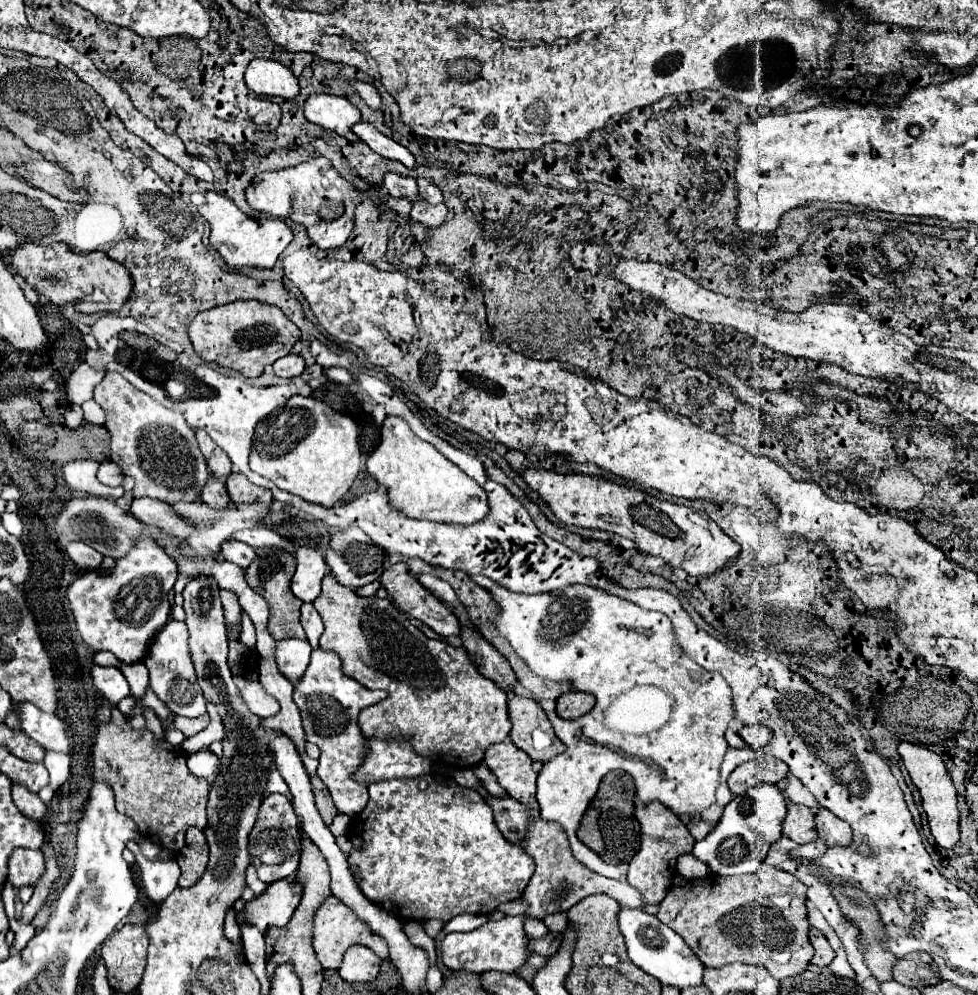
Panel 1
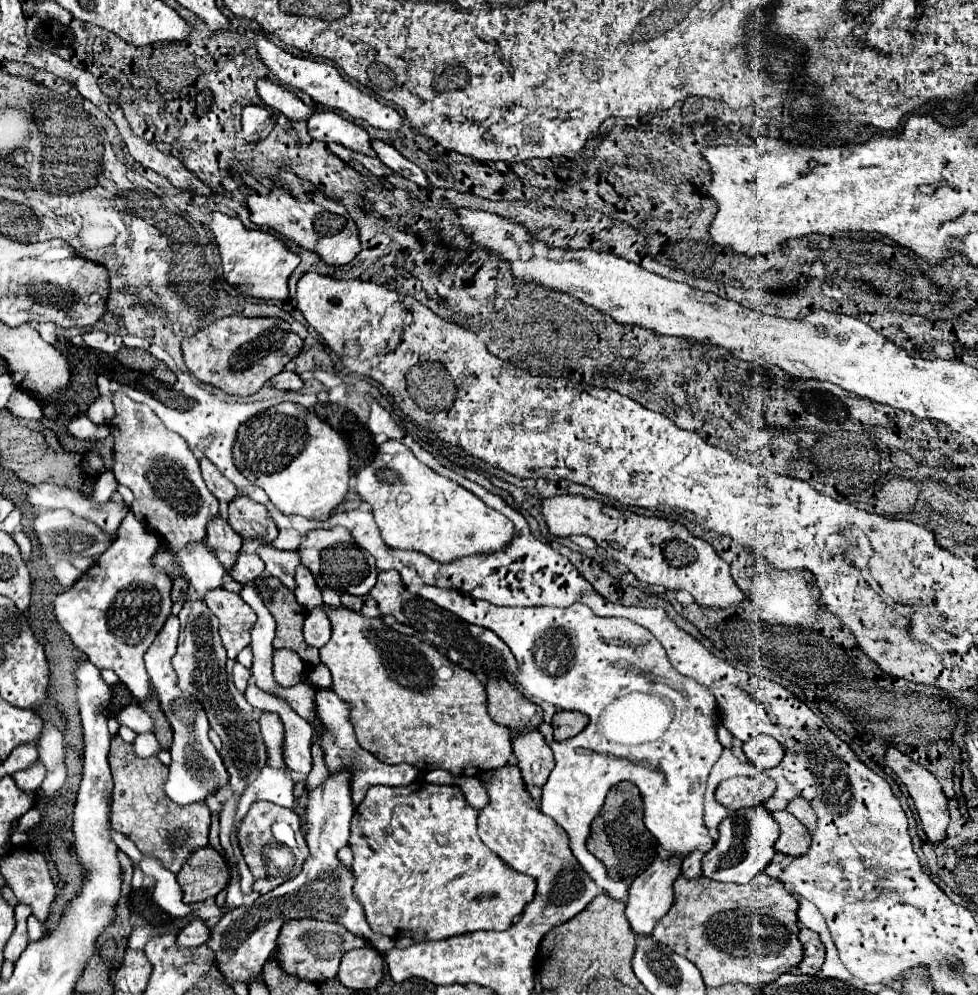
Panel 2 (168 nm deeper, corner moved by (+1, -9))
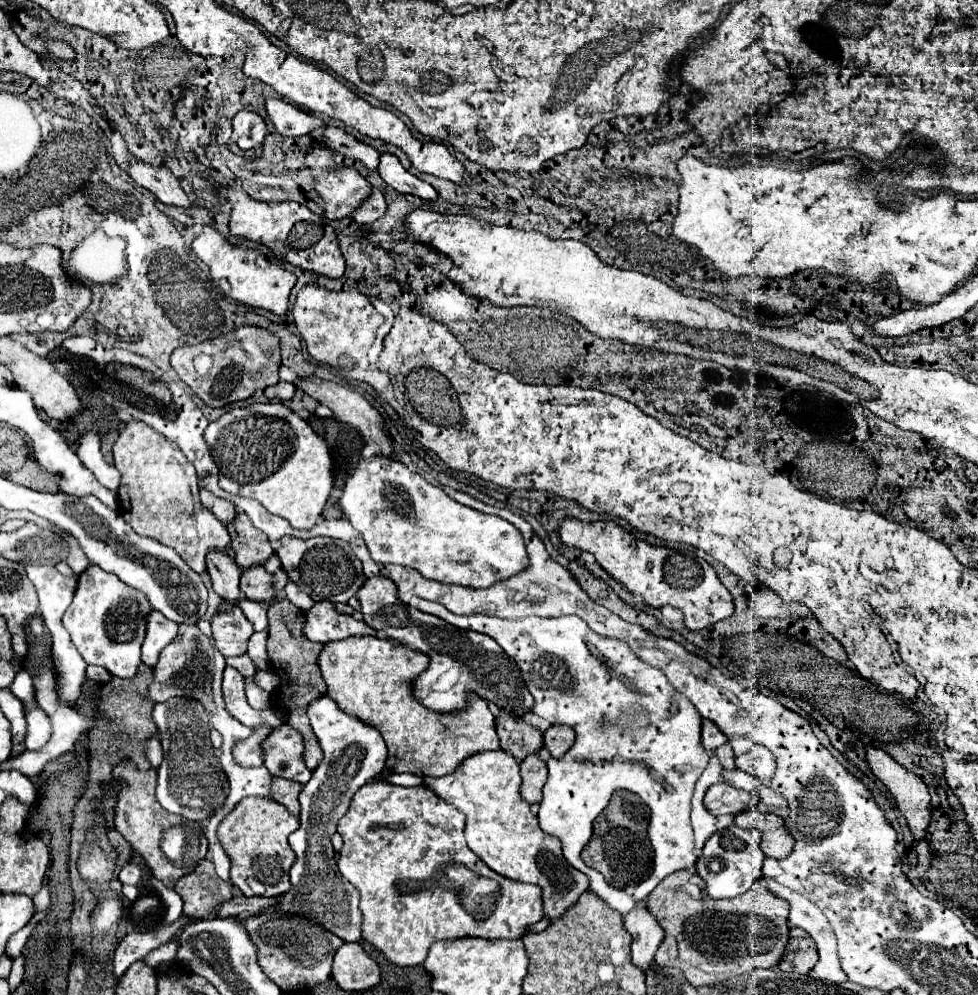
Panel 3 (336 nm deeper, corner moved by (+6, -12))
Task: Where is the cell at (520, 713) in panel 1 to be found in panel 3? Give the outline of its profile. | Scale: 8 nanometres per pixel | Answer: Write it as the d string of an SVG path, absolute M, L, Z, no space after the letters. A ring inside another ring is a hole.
M537 753L527 755L521 761L521 795L527 803L539 803L541 801L541 789L547 781L547 765L543 759L539 759Z

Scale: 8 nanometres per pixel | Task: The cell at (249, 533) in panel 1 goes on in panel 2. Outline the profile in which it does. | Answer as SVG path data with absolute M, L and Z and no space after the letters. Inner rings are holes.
M260 544L256 554L264 560L266 570L276 576L288 590L296 590L296 580L294 580L294 570L300 564L298 552L286 552L286 550L278 550L272 544Z

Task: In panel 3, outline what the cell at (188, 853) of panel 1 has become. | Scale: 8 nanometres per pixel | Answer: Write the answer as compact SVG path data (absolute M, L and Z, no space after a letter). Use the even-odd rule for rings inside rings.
M201 859L195 871L179 879L175 891L183 899L183 915L187 917L209 917L219 903L233 897L231 883L215 873L215 865L209 859Z

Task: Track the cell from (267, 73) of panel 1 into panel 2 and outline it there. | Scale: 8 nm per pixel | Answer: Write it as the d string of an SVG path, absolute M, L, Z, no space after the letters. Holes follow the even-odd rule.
M258 80L258 94L266 106L278 110L288 120L308 120L316 112L314 108L306 106L300 98L296 98L290 90L268 80Z

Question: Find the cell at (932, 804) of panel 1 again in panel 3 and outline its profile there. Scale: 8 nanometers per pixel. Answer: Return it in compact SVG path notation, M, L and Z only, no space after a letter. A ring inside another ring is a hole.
M867 747L867 763L869 763L871 771L875 773L875 777L879 777L887 785L893 799L897 801L899 811L907 819L911 833L915 835L917 841L921 841L927 835L927 827L931 823L931 797L929 797L929 791L927 791L927 785L923 783L923 779L917 777L915 773L907 771L905 767L901 767L889 753L885 753L879 747Z

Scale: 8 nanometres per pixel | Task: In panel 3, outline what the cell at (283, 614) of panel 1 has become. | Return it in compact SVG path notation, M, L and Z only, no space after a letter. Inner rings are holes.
M283 595L279 599L275 599L269 609L269 641L267 641L267 653L271 659L271 667L275 673L281 673L287 681L281 681L281 685L273 691L273 709L283 715L283 721L291 727L295 727L305 741L305 753L303 759L307 763L307 767L311 771L317 769L317 765L323 761L323 751L315 739L315 733L311 731L309 719L305 715L305 707L307 703L311 703L313 699L319 699L321 695L325 695L325 681L321 677L321 671L317 667L317 655L321 651L321 643L311 643L307 639L303 639L303 611L299 611L299 607L295 607L291 601L287 601Z

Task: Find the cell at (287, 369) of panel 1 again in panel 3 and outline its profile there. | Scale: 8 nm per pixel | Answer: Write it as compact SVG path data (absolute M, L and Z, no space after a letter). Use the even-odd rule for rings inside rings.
M279 381L279 383L271 385L271 387L267 387L267 389L265 389L265 395L267 395L267 399L279 399L279 401L287 401L287 399L291 399L291 397L295 395L295 391L297 391L295 383Z

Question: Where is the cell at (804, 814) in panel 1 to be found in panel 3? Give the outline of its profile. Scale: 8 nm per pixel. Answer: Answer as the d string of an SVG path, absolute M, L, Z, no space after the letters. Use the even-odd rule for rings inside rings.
M747 809L735 817L735 825L745 829L759 829L763 833L761 849L767 857L783 859L791 855L795 839L785 827L785 821L773 813L761 813L757 809Z

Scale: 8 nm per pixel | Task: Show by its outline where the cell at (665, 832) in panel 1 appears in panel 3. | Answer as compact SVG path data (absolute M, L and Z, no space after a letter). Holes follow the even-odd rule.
M647 903L637 905L631 913L623 917L623 927L631 933L631 961L639 969L647 969L653 963L653 955L663 941L663 929L651 915Z

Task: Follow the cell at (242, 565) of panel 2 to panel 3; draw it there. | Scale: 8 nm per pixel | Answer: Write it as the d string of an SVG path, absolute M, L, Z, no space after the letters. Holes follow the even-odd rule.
M247 567L241 573L241 591L247 599L257 603L271 603L275 595L271 593L271 575L261 567Z

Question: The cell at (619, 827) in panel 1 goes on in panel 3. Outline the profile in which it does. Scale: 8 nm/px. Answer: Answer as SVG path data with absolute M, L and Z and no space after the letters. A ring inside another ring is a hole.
M631 791L613 793L609 805L593 823L593 837L581 855L585 865L597 869L613 887L627 887L639 883L639 875L641 881L647 879L653 869L653 849L647 837L647 825L649 807L641 801L639 795Z

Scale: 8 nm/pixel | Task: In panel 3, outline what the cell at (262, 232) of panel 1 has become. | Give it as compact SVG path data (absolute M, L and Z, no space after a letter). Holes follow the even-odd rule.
M205 225L203 233L193 241L191 251L211 269L213 282L225 296L231 296L235 301L245 303L249 307L267 309L277 315L283 315L287 311L289 293L295 285L295 273L267 261L267 257L261 255L257 249L237 247L229 243L213 225ZM225 285L231 285L229 295L225 292Z

